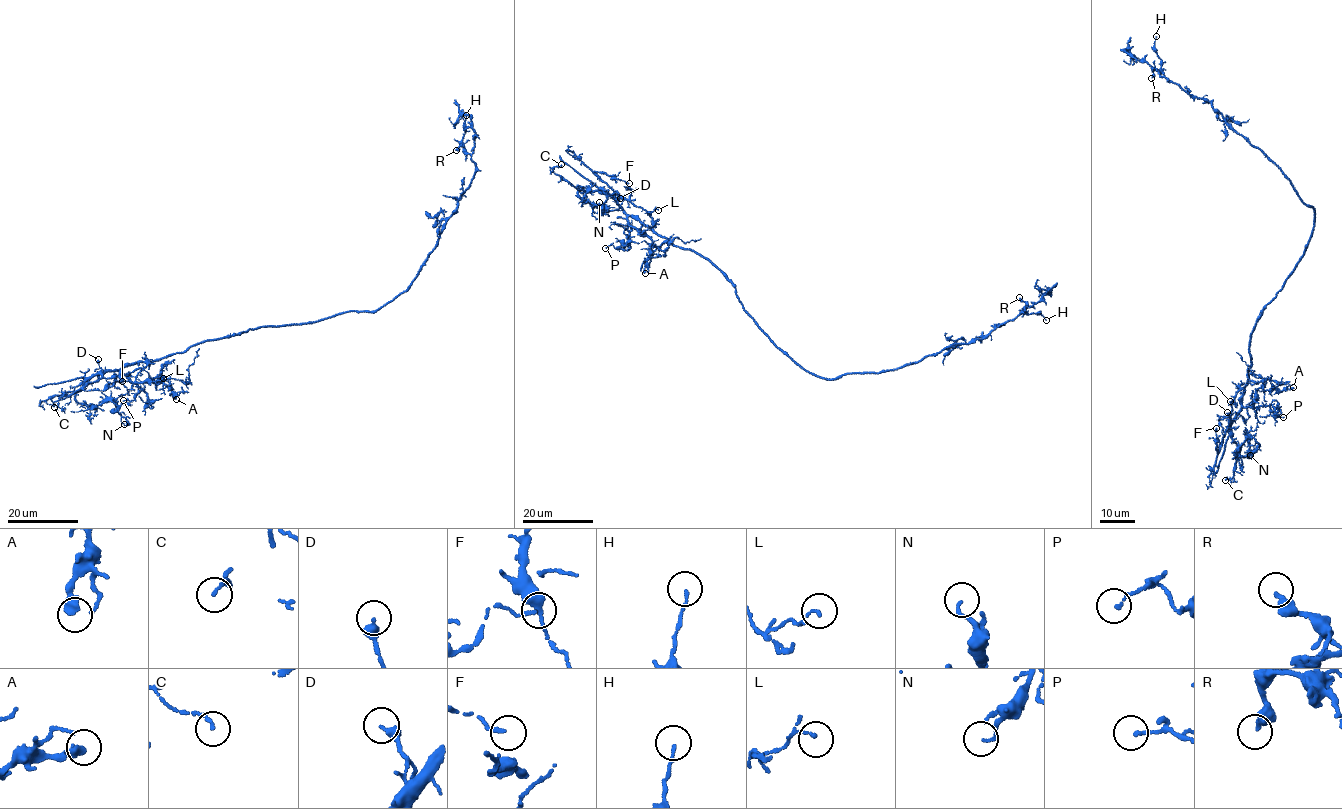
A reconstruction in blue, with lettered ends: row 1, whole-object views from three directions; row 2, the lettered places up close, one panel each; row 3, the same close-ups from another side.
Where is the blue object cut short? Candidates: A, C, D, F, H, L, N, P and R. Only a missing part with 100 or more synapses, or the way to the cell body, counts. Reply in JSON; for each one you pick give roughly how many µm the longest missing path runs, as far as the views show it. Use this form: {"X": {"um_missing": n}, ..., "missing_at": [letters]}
{"missing_at": []}

